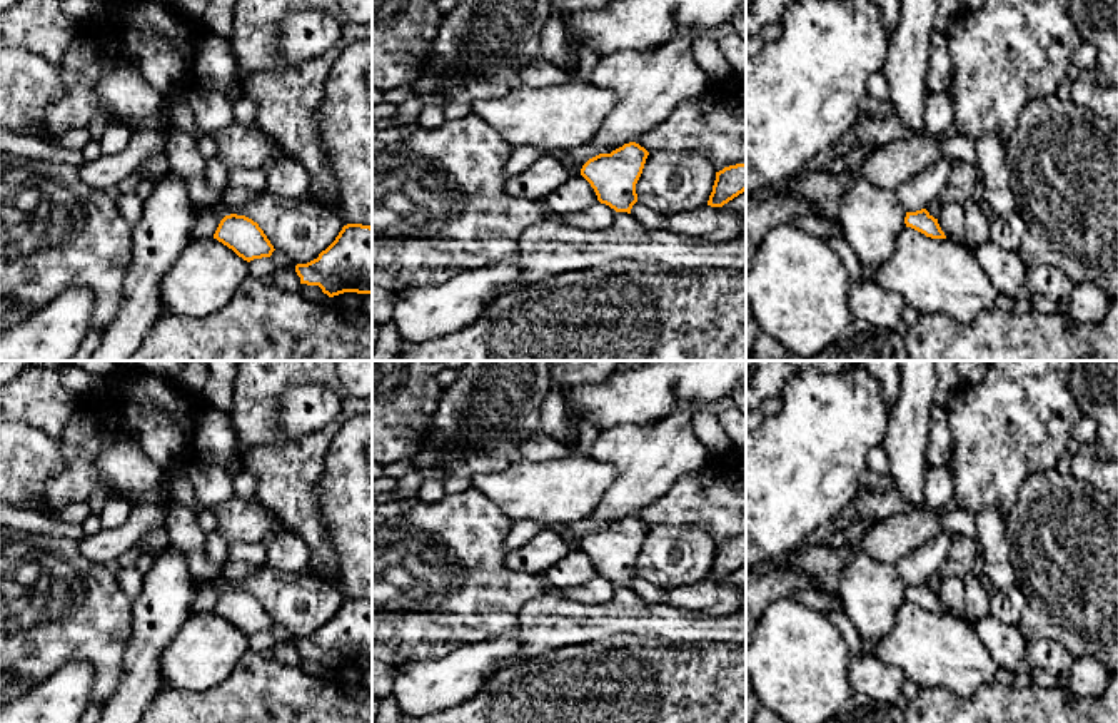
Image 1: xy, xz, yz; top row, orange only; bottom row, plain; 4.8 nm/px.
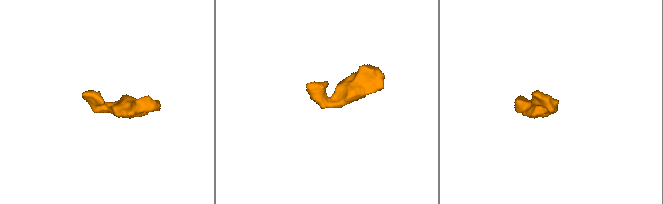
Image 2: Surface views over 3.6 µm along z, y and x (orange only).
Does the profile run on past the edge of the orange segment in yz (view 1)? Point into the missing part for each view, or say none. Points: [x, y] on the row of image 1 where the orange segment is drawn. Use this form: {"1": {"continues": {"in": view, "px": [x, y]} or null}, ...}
{"1": {"continues": null}}

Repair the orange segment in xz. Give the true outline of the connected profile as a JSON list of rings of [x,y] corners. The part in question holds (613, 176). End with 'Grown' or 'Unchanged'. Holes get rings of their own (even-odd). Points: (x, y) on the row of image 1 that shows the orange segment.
[[[636,142],[624,144],[611,154],[589,159],[581,175],[594,189],[597,200],[616,212],[631,214],[637,202],[636,184],[649,152]]]. Unchanged

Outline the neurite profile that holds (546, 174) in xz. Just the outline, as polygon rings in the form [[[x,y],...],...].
[[[544,154],[519,175],[504,180],[504,190],[516,199],[539,202],[564,185],[571,175],[562,162]]]

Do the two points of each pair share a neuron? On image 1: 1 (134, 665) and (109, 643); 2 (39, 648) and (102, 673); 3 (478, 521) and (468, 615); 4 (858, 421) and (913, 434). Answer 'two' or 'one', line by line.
1: two
2: one
3: one
4: two

